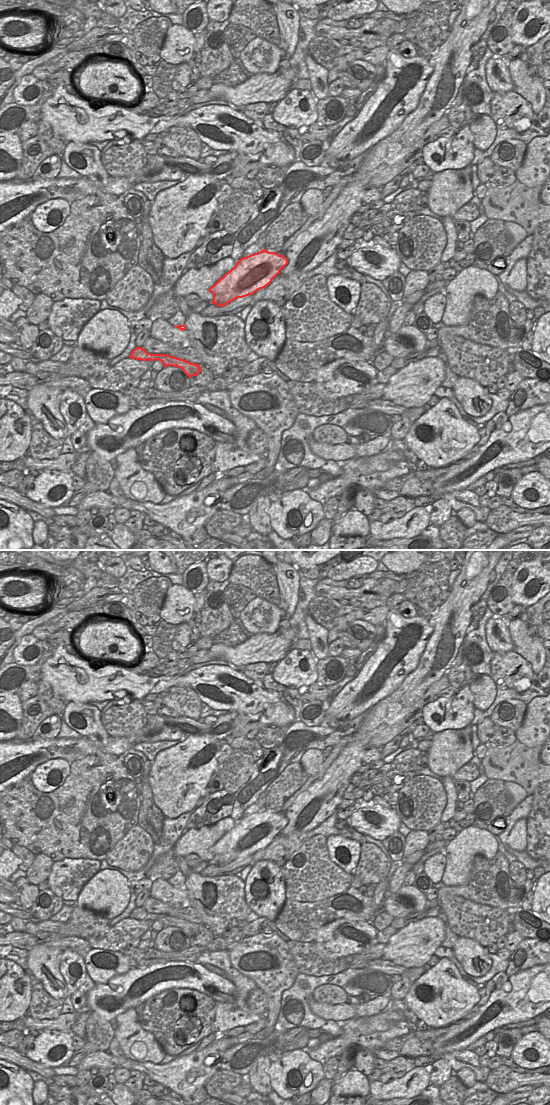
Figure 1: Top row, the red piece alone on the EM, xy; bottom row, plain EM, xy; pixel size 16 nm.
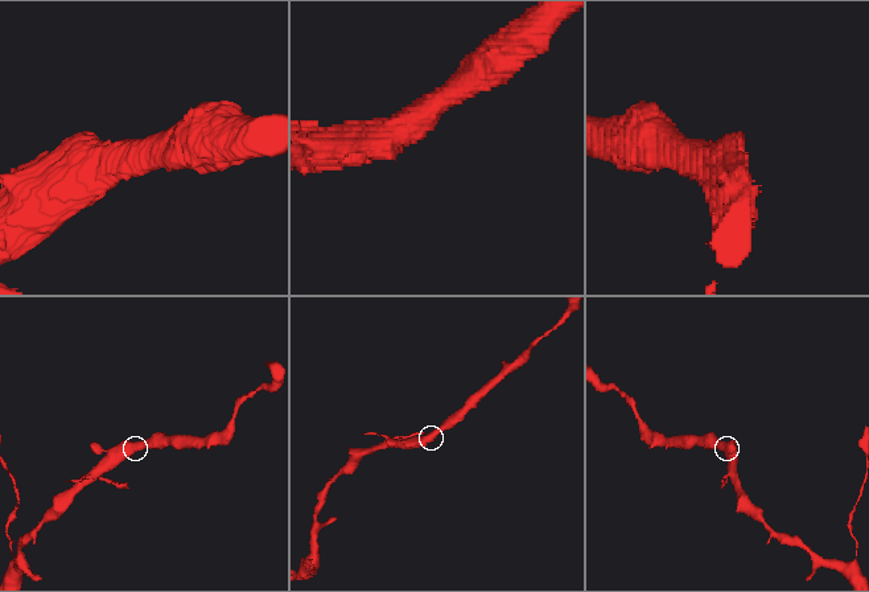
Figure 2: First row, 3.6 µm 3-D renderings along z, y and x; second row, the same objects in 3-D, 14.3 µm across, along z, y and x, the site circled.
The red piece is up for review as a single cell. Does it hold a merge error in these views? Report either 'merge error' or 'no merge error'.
merge error

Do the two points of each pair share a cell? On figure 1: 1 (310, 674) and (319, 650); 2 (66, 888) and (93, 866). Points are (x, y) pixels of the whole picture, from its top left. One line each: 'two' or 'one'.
1: two
2: one

